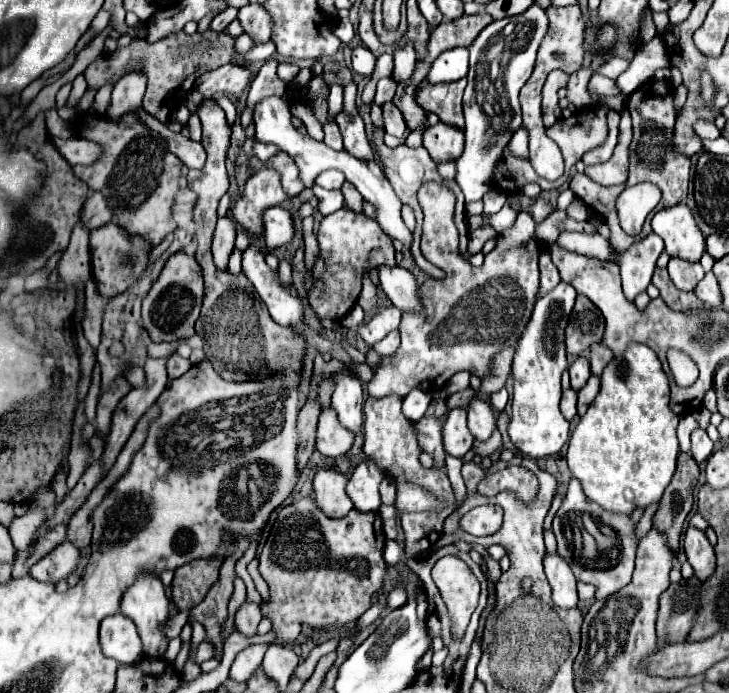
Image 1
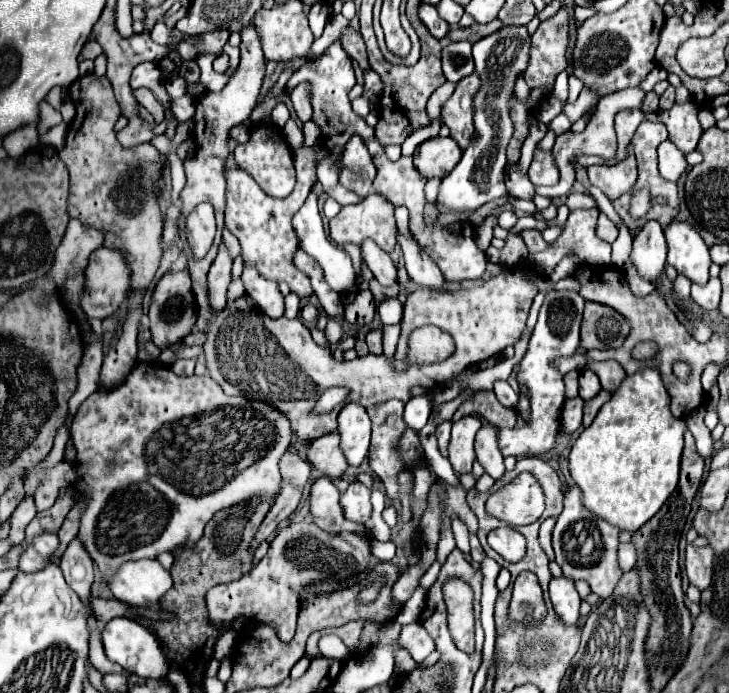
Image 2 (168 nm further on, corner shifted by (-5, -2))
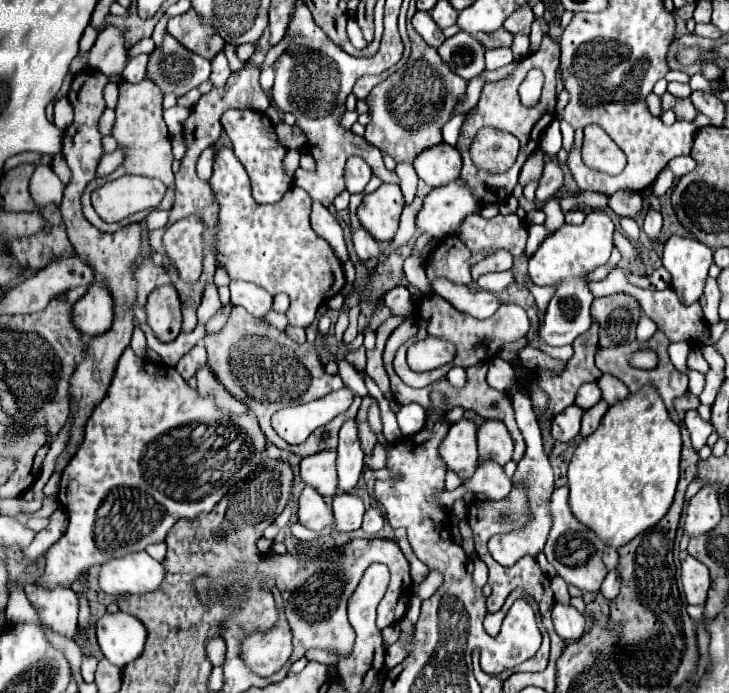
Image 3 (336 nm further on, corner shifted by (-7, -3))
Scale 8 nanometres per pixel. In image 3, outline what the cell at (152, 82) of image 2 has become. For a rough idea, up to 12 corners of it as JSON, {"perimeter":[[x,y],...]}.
{"perimeter":[[147,54],[131,58],[123,70],[127,82],[145,78]]}

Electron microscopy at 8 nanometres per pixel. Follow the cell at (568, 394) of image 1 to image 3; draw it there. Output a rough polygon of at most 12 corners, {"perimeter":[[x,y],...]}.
{"perimeter":[[567,406],[553,418],[551,436],[569,442],[579,434],[583,410]]}

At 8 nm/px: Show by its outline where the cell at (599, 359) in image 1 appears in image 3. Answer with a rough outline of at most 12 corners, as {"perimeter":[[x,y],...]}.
{"perimeter":[[603,374],[597,382],[603,400],[611,406],[629,396],[621,380]]}

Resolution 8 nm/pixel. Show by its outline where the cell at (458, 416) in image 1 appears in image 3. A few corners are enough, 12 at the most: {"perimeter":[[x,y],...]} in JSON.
{"perimeter":[[455,422],[439,456],[461,480],[479,458],[477,426]]}

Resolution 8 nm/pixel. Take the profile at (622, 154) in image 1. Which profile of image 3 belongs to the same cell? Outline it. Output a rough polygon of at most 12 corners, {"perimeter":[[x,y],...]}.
{"perimeter":[[615,192],[609,208],[619,216],[637,218],[643,210],[639,192]]}

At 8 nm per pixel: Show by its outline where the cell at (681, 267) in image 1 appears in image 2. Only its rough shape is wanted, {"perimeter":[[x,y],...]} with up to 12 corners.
{"perimeter":[[677,275],[673,291],[679,299],[689,299],[691,281],[685,275]]}

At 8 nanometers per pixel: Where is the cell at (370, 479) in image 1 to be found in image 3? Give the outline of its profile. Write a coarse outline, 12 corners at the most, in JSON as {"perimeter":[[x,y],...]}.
{"perimeter":[[353,494],[333,498],[337,532],[361,528],[363,500]]}

